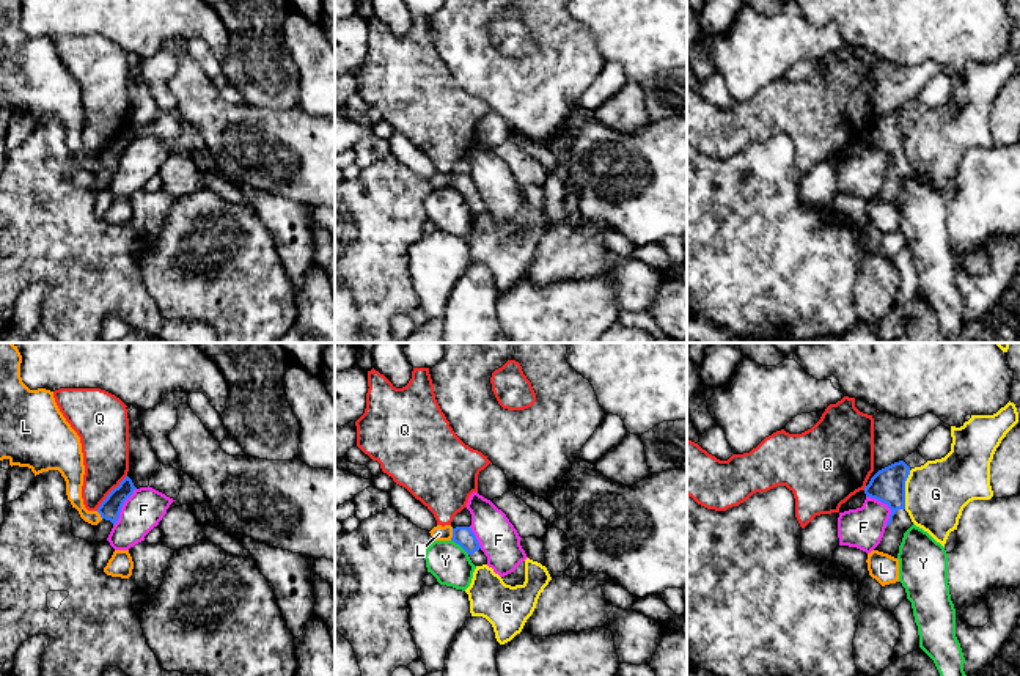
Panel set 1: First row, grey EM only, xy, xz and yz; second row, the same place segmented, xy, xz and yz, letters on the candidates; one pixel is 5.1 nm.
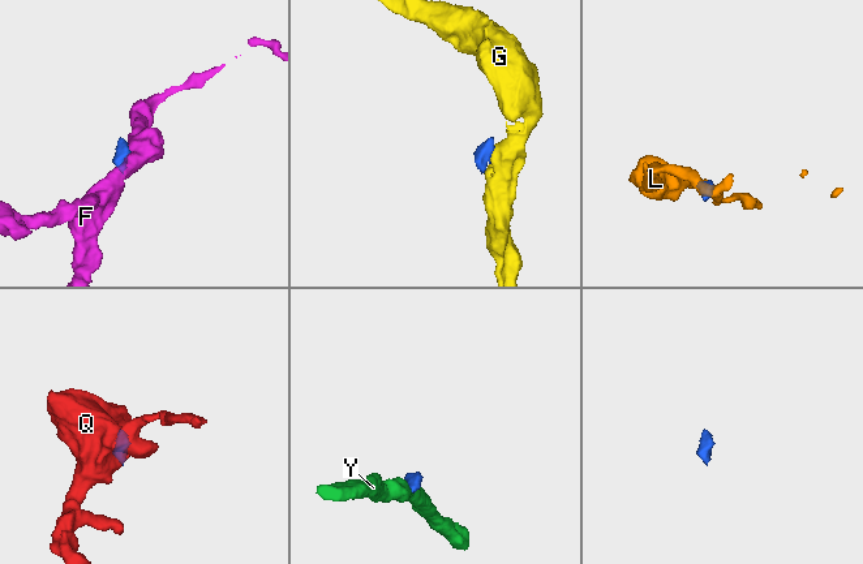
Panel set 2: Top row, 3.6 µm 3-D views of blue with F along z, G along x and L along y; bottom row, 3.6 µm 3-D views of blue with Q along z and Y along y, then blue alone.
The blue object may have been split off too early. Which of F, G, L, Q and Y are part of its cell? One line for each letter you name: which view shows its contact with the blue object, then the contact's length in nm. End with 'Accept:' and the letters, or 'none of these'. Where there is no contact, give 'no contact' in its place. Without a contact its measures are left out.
Accept: none of these

